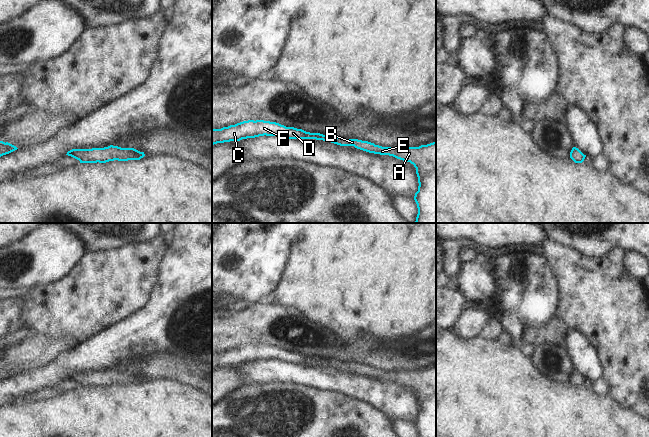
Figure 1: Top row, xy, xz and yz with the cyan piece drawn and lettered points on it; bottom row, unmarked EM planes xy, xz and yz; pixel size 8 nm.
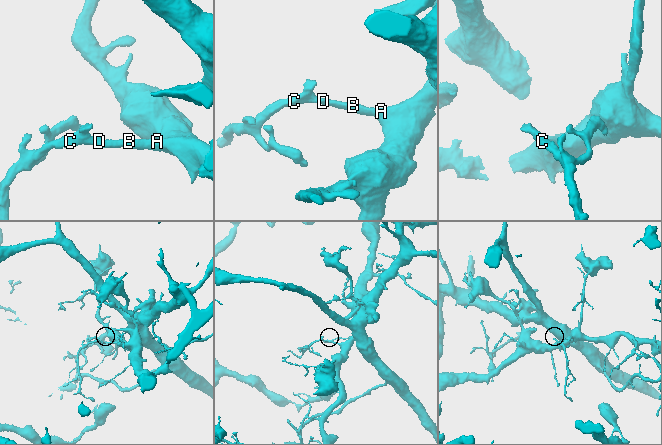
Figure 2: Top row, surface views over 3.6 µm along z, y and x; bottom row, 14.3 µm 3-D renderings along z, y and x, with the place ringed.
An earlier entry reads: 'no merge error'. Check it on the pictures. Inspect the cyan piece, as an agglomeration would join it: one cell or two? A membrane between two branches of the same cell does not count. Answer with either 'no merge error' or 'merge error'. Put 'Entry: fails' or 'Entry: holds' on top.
Entry: holds
no merge error

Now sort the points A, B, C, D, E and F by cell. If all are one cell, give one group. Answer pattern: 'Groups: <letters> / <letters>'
Groups: A B C D E F

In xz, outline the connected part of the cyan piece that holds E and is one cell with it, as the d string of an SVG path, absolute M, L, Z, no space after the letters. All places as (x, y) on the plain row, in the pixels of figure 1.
M248 344L221 353L212 353L212 369L264 359L288 363L329 365L340 370L354 370L369 377L389 379L410 386L416 392L419 407L418 415L414 420L418 437L436 437L436 365L419 371L382 371L358 363L329 361L320 357L310 357L302 353L286 351L276 346Z

